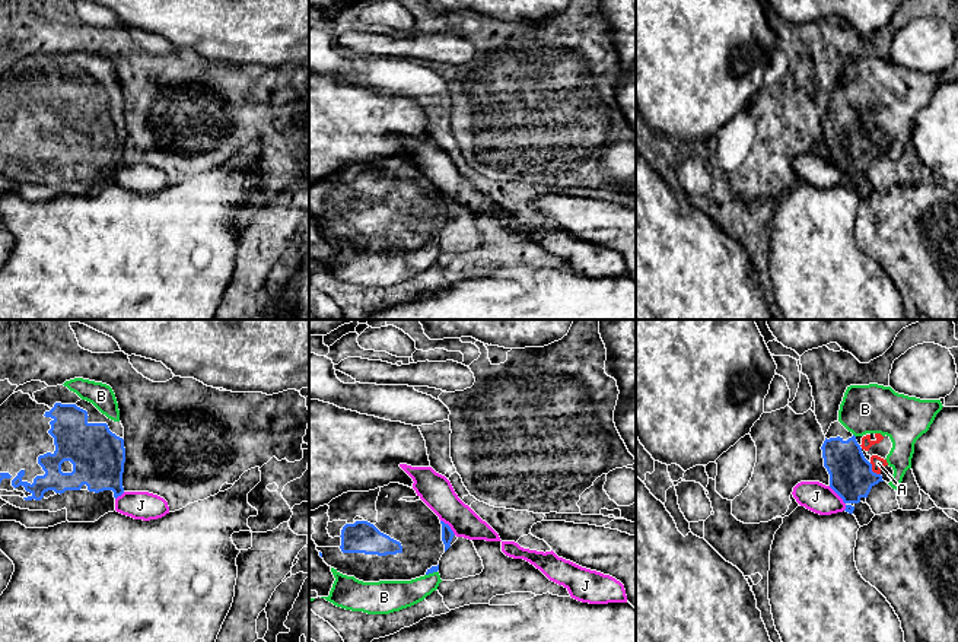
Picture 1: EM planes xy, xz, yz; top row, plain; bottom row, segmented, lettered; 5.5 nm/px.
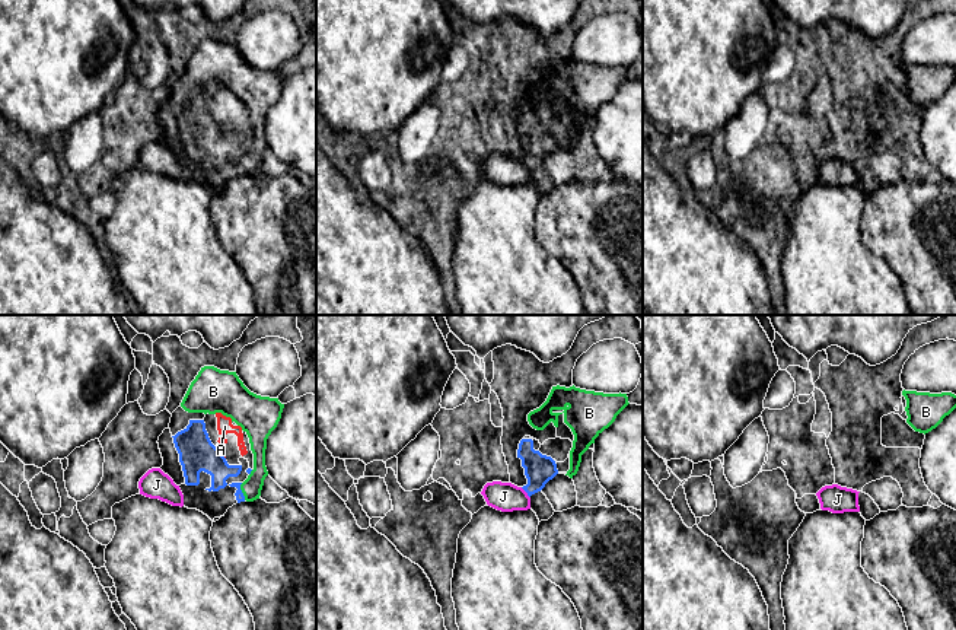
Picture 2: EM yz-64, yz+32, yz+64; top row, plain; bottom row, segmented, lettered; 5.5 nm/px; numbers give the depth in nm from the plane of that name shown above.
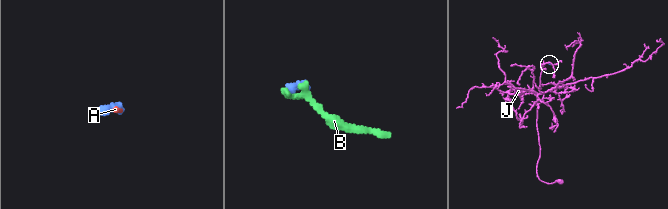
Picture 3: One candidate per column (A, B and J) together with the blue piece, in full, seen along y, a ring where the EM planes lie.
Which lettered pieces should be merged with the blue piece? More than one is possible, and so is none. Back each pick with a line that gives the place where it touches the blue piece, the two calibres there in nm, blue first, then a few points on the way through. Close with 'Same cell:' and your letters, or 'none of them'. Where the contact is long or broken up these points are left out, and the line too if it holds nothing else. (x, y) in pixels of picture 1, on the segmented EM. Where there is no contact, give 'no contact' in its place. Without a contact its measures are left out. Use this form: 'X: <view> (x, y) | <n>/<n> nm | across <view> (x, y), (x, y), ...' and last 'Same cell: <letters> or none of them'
A: yz (871, 470) | 240/70 nm
B: xz (430, 572) | 40/180 nm
Same cell: A, B

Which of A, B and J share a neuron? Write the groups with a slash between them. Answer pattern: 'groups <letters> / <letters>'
groups A B / J

